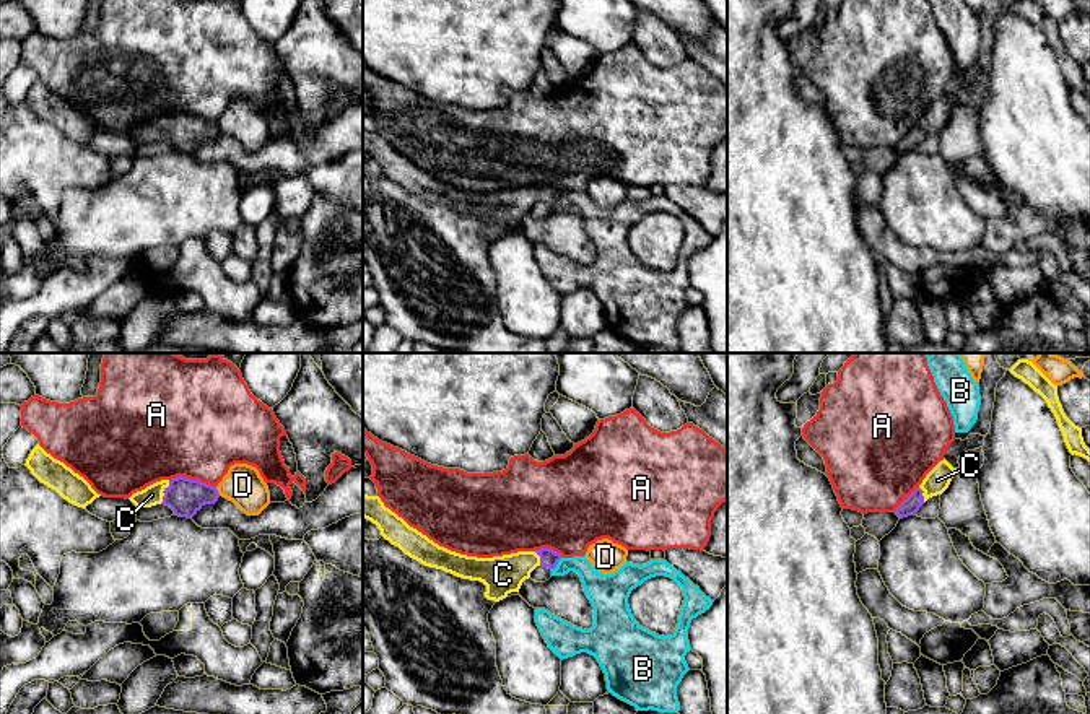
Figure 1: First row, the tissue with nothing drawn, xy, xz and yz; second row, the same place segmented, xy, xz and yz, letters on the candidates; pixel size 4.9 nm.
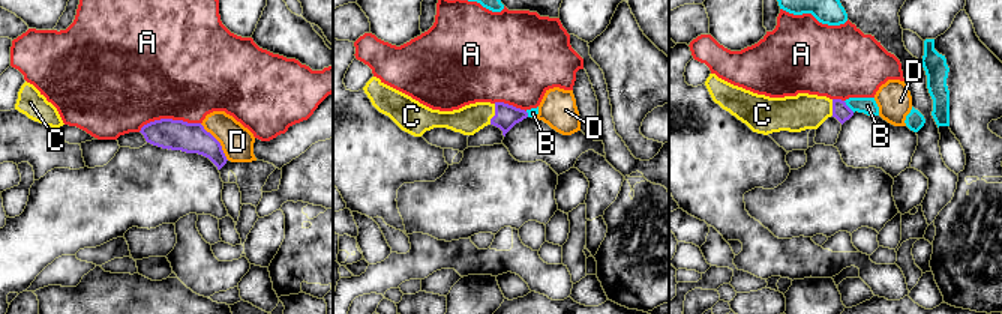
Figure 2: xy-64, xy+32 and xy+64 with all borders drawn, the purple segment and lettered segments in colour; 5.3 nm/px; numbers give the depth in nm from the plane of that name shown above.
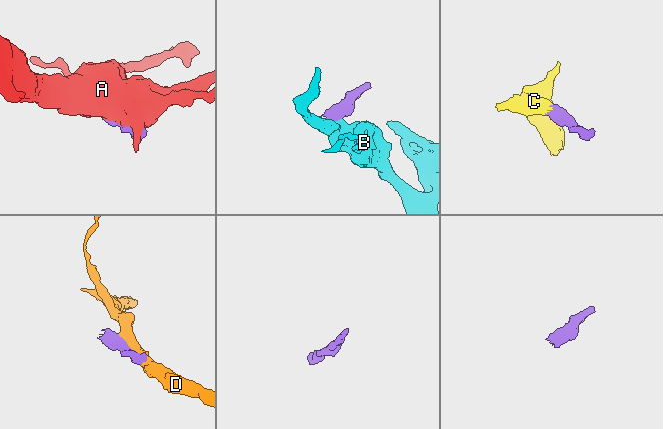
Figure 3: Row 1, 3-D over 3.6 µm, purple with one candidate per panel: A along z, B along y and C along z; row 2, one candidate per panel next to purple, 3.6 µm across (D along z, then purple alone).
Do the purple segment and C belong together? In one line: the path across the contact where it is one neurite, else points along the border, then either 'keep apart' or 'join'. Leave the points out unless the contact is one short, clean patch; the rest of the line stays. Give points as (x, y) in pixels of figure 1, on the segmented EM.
runs through xy (186, 496), (163, 491), (152, 495); join

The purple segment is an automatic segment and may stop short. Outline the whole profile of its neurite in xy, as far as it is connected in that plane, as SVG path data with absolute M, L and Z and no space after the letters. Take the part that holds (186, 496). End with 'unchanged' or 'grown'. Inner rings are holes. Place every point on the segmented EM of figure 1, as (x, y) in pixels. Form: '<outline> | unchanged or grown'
M177 477L156 481L129 499L137 507L151 507L156 504L169 506L174 516L192 519L205 504L215 504L220 498L216 486Z | grown

